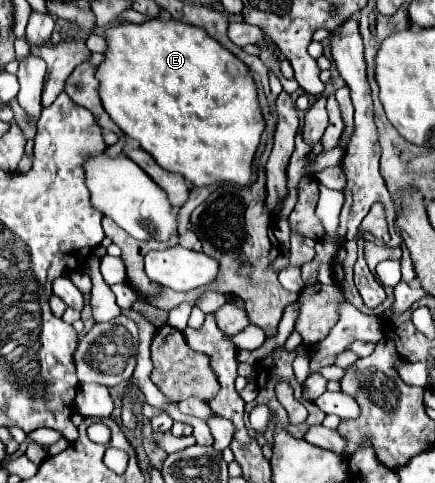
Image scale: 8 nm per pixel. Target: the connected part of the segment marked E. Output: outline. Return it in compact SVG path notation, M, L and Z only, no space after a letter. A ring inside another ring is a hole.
M154 18L144 24L116 24L106 30L106 42L106 60L98 66L96 78L100 80L102 106L120 130L128 138L138 140L164 170L182 174L192 186L210 186L216 182L248 186L252 162L266 128L248 66L208 36L204 28L172 18Z

